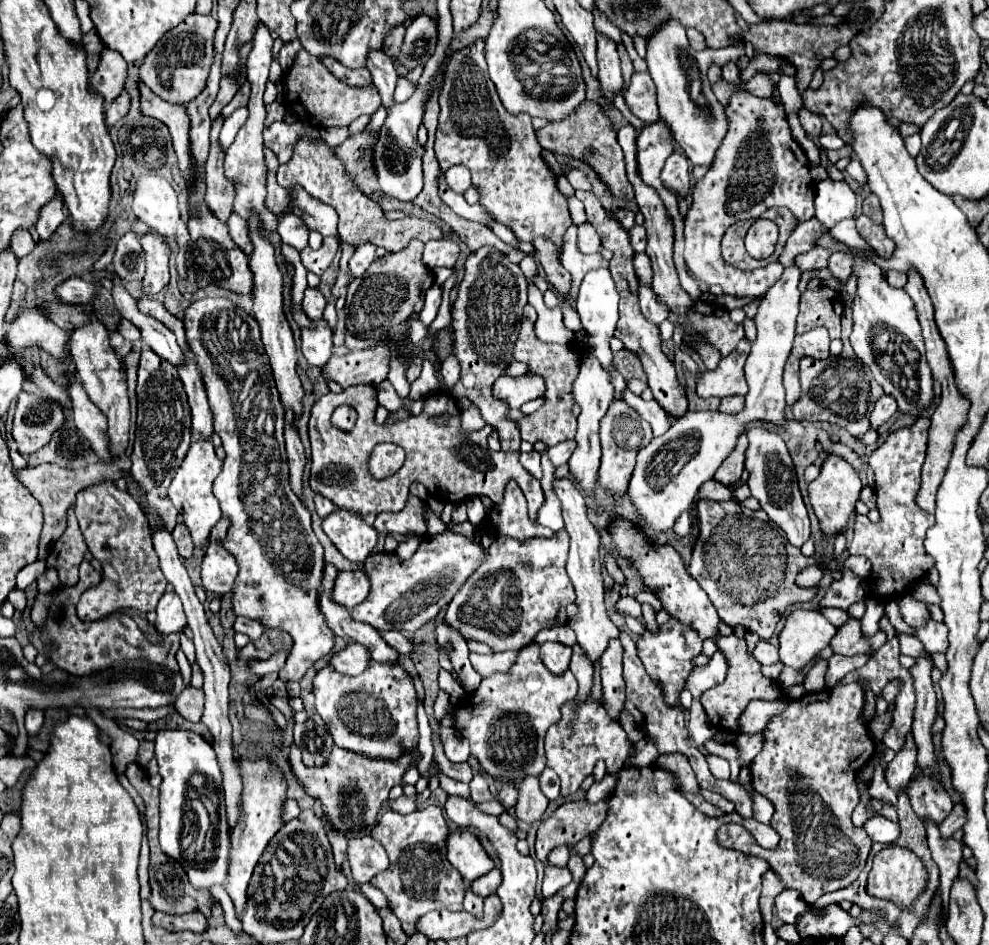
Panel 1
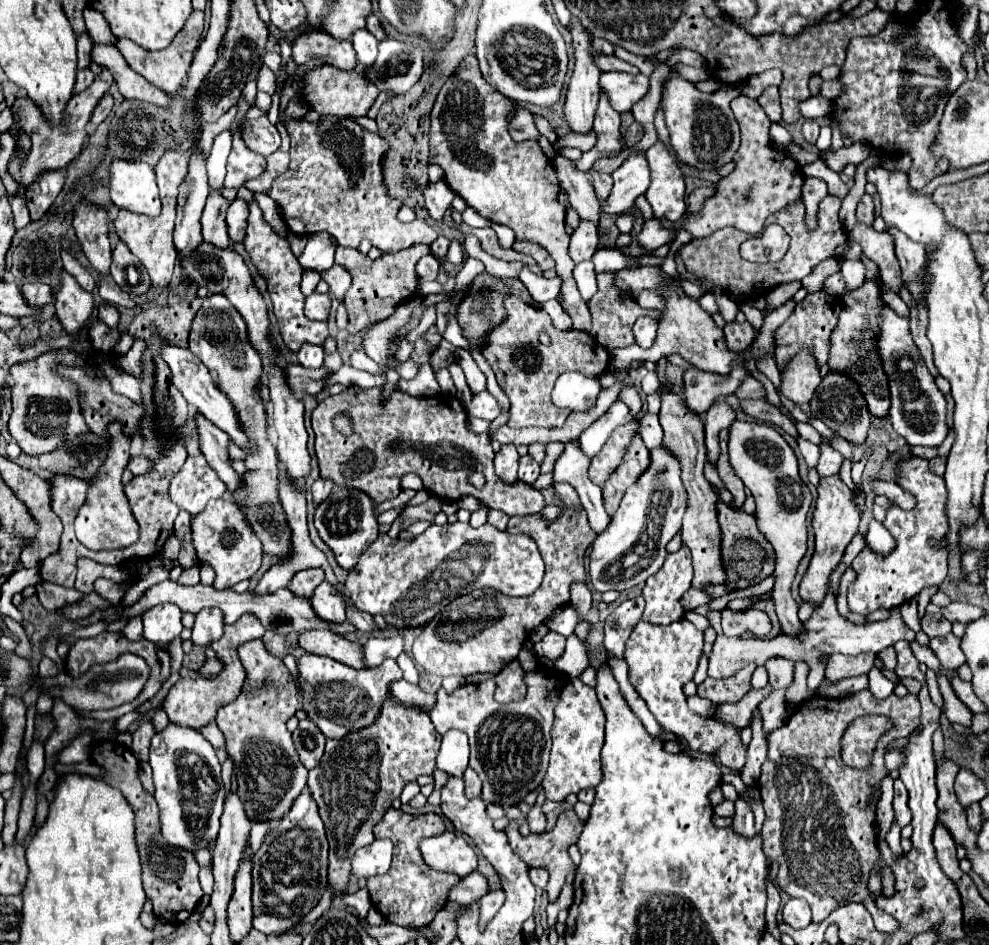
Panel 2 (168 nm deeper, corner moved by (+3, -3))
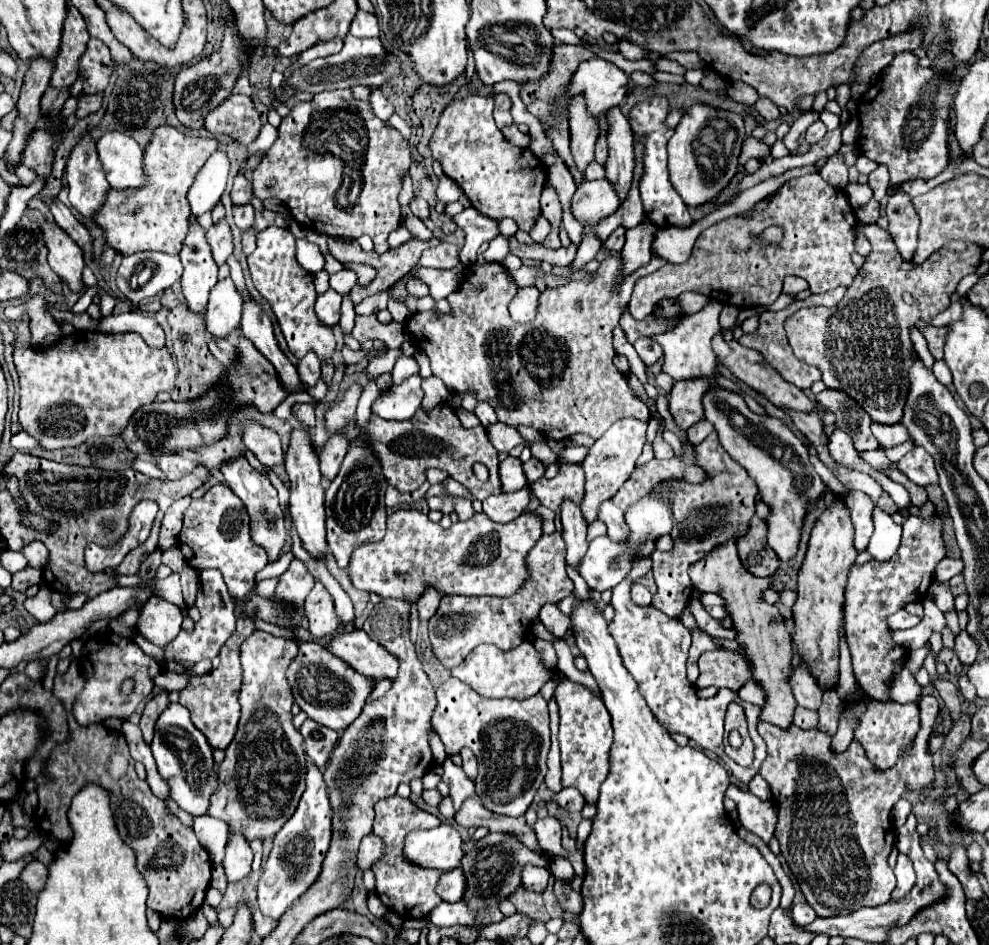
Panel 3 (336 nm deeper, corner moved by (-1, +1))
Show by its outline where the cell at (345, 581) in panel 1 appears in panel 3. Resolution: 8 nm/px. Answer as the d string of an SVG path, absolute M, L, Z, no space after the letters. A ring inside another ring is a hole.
M316 582L312 592L308 594L308 598L304 602L304 614L308 618L310 632L316 638L332 636L340 624L336 610L334 610L334 600L322 582Z

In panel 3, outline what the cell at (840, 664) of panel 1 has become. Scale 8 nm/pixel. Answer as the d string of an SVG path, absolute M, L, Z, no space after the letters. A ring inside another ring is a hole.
M908 516L902 524L902 544L896 554L886 562L868 562L862 566L854 566L846 584L846 642L852 652L854 674L866 694L876 698L878 702L890 702L890 688L896 680L896 662L900 660L900 670L908 660L908 650L896 644L892 638L892 630L886 622L888 616L902 610L908 602L922 602L928 594L928 588L934 578L936 564L946 556L942 528L944 522L940 518L926 522L918 516Z

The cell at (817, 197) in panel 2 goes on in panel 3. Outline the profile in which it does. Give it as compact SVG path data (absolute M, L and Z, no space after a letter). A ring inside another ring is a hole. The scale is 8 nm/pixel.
M834 154L830 156L830 160L824 164L824 168L820 170L820 176L824 176L824 180L828 180L828 184L838 186L838 184L846 184L846 176L848 176L848 166L844 162L842 156Z

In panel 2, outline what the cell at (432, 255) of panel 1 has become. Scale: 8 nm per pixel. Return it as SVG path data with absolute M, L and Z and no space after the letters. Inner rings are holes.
M438 236L438 238L436 238L432 244L430 244L432 252L434 252L438 258L444 258L444 256L446 256L448 246L450 246L450 240L448 240L446 236Z

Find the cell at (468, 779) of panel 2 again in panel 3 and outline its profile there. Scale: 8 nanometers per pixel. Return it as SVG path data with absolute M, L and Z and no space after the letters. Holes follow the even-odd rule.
M462 748L460 750L460 756L462 756L462 770L466 772L466 776L470 780L476 778L476 756L472 756L472 750L470 748Z

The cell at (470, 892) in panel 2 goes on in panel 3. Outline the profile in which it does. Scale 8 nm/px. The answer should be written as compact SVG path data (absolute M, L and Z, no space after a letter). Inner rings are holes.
M454 868L450 872L444 872L438 880L436 886L436 894L444 900L444 902L458 902L464 894L464 874L460 872L460 868Z

